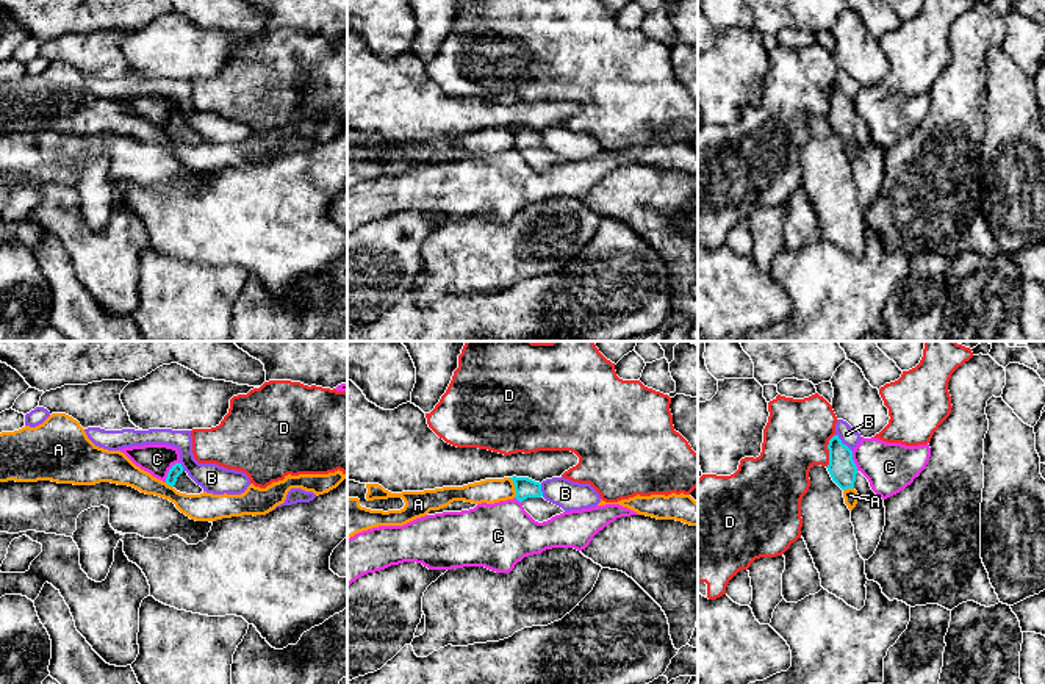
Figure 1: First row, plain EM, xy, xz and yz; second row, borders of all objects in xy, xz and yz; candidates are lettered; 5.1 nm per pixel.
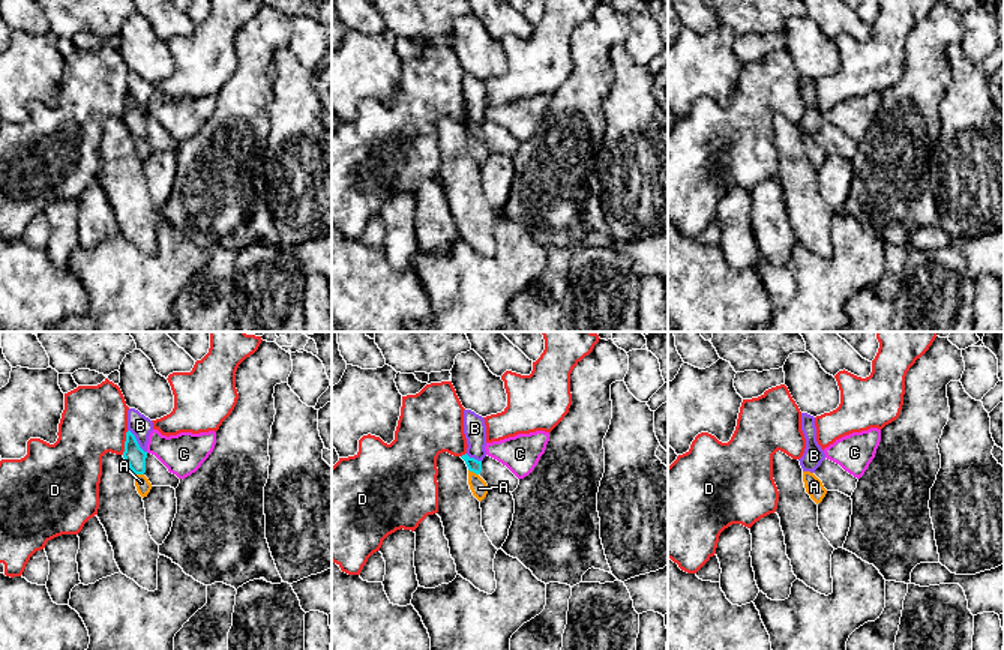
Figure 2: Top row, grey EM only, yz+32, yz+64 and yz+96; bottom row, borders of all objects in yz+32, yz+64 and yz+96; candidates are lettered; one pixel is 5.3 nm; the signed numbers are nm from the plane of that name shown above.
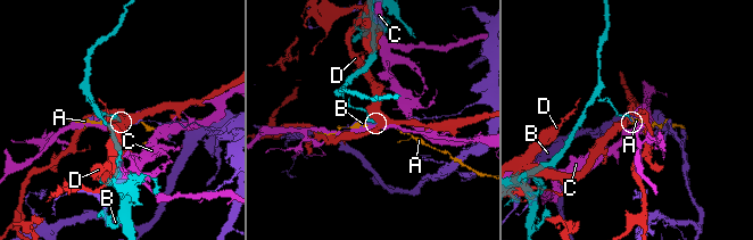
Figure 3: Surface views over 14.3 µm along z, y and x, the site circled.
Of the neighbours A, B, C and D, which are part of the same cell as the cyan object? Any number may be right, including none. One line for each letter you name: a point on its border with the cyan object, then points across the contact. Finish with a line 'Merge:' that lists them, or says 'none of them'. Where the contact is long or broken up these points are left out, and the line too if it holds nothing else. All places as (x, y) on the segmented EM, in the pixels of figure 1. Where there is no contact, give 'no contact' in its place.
Merge: none of them

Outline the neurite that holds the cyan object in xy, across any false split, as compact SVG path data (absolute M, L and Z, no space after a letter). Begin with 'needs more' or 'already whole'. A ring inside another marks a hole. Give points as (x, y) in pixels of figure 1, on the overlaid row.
needs more; M181 463L172 465L167 473L166 484L174 487L180 493L186 495L200 495L203 488L197 485L188 473L183 470Z

